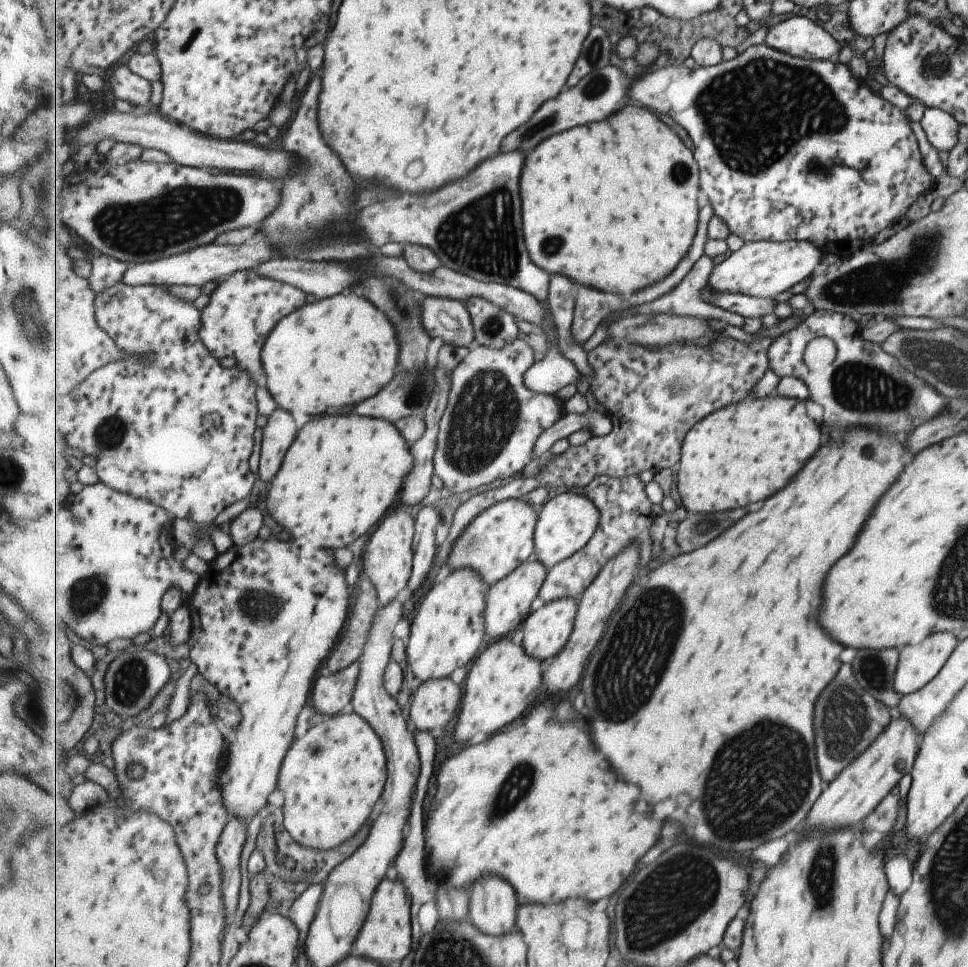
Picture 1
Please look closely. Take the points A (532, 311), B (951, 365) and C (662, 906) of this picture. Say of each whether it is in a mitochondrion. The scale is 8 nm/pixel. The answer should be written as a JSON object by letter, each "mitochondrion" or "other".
{"A":"other","B":"mitochondrion","C":"mitochondrion"}

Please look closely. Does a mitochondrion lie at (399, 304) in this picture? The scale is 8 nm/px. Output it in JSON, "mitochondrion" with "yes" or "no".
{"mitochondrion":"yes"}

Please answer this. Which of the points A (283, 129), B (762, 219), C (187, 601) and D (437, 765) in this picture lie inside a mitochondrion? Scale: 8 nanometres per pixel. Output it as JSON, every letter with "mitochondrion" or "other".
{"A":"other","B":"other","C":"other","D":"other"}

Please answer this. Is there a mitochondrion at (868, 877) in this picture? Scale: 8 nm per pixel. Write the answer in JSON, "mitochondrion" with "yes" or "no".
{"mitochondrion":"no"}

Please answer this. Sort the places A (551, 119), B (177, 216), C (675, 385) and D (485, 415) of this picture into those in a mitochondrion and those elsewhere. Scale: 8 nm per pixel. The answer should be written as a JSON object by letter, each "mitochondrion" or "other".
{"A":"mitochondrion","B":"mitochondrion","C":"mitochondrion","D":"mitochondrion"}

